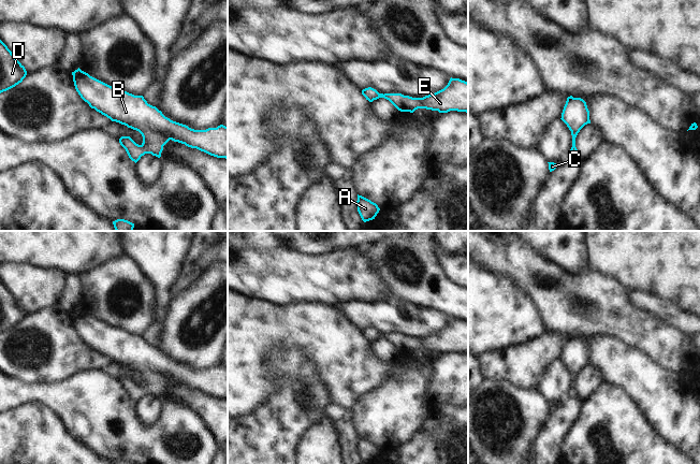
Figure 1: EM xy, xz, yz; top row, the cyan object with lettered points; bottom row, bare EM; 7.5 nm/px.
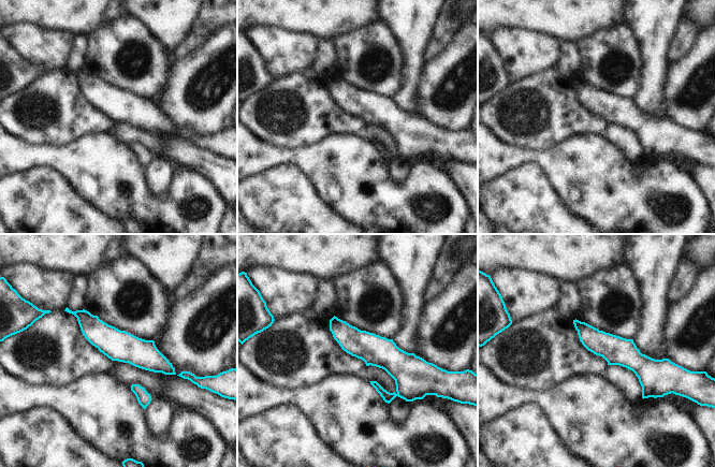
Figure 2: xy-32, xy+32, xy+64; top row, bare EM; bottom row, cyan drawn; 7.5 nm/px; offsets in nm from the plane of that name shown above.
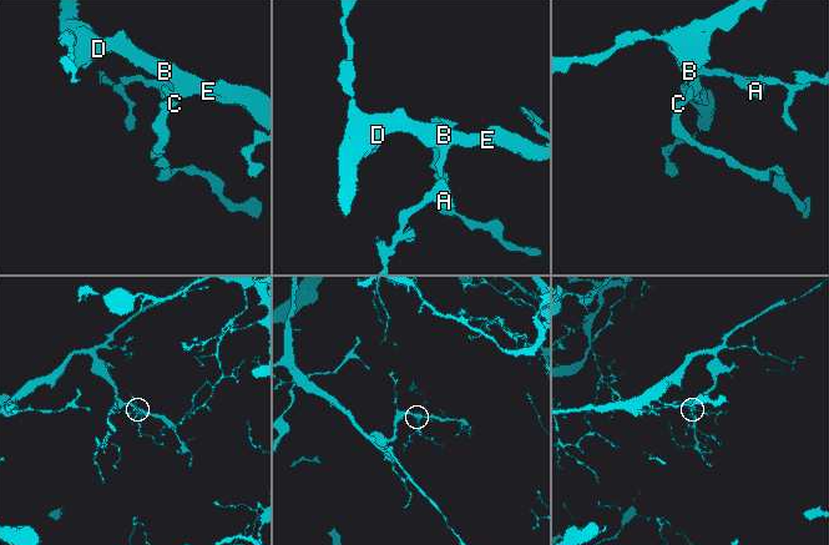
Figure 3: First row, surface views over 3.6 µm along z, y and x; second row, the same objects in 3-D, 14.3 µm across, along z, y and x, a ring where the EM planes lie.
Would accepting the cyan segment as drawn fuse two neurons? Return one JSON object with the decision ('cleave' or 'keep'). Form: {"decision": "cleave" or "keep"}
{"decision": "keep"}

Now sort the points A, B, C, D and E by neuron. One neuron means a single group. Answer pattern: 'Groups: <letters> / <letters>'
Groups: A B C D E

